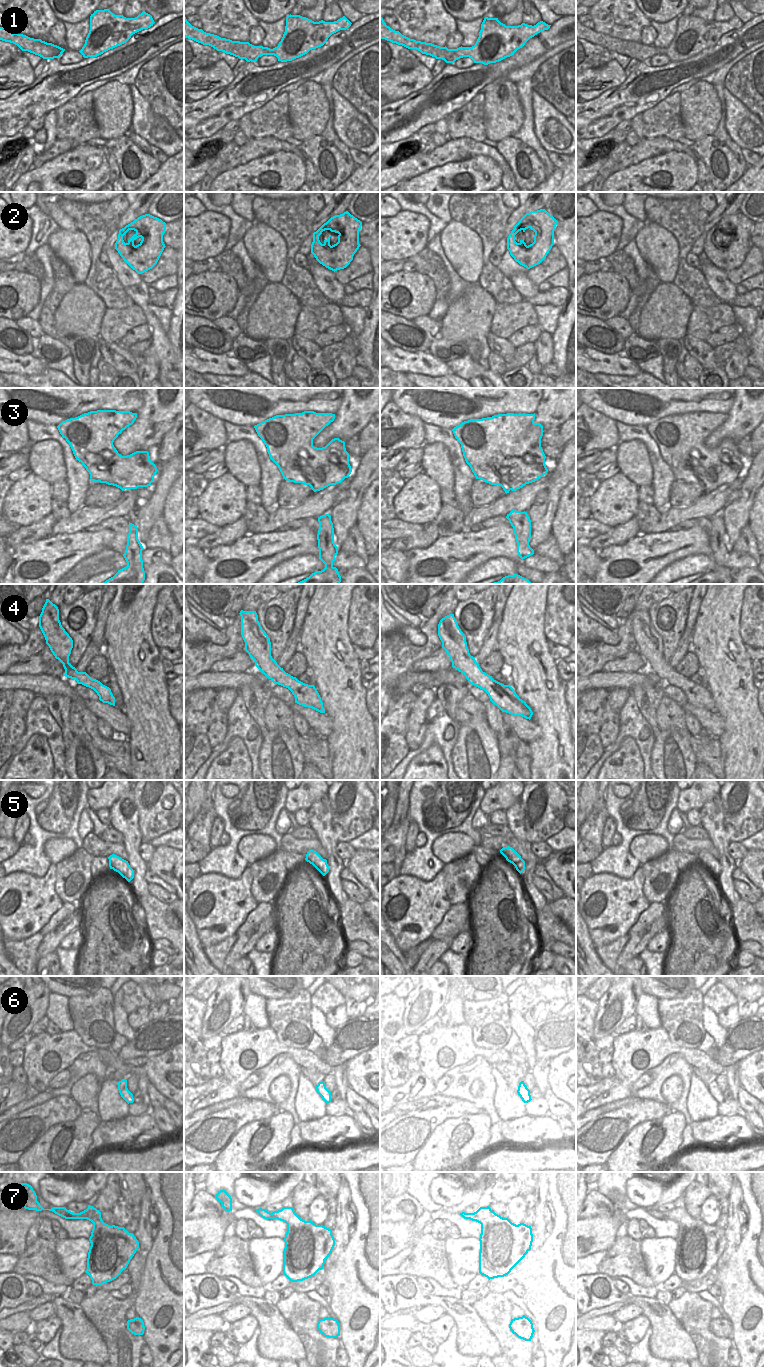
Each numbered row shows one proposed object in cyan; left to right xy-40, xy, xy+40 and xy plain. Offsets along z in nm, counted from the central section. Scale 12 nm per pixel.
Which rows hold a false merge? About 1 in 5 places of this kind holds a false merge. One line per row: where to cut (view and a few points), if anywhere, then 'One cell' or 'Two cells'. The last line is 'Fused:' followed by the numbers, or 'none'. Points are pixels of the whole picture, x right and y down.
1: No split. One cell
2: No split. One cell
3: No split. One cell
4: No split. One cell
5: No split. One cell
6: No split. One cell
7: No split. One cell
Fused: none

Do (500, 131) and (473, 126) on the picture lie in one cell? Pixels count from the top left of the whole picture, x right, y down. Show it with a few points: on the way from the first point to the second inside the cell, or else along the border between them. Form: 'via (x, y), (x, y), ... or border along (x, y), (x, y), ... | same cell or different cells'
border along (485, 104), (483, 109), (486, 137) | different cells

